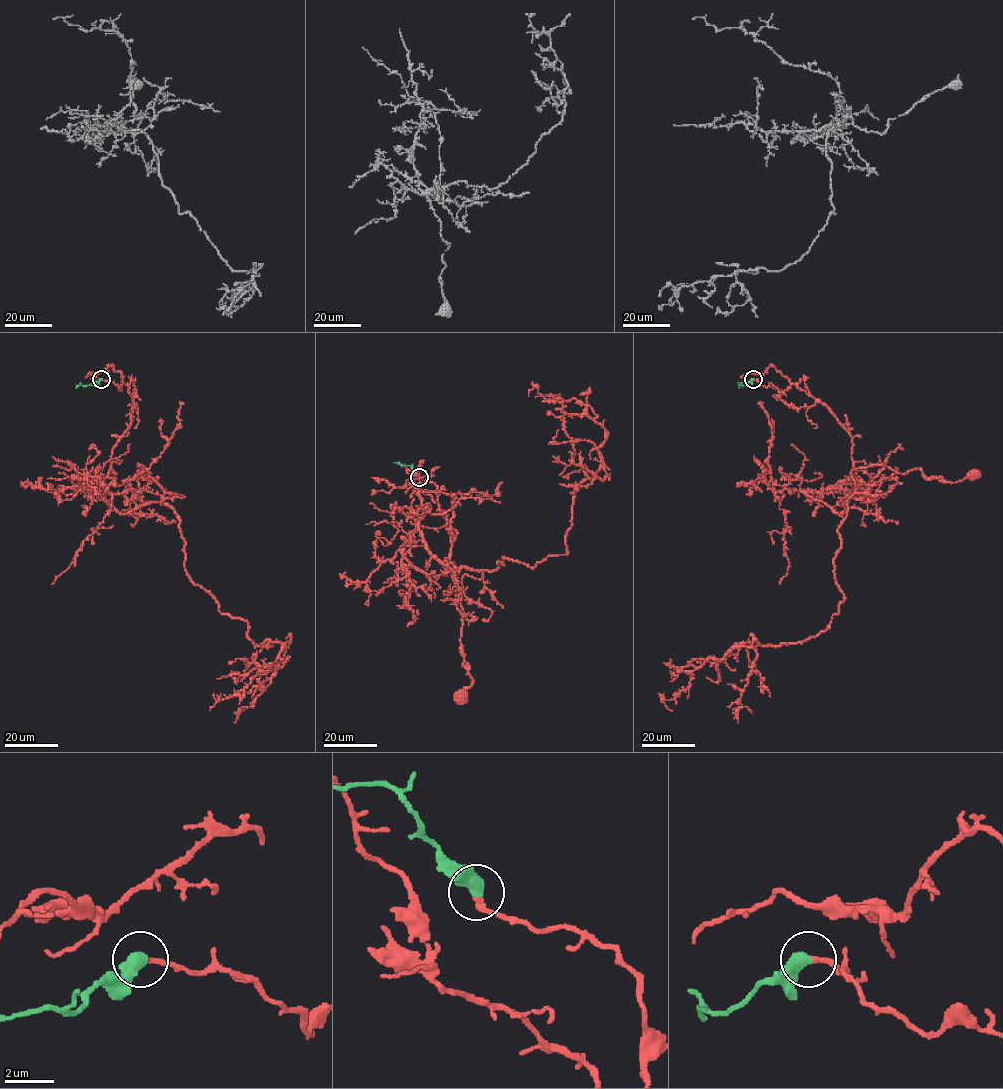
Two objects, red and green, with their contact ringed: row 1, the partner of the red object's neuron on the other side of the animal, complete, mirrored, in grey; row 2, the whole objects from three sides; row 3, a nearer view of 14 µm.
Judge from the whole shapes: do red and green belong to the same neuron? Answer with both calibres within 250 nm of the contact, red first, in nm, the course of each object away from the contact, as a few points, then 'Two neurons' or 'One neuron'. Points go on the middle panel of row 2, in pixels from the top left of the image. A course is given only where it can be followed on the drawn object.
Thickness 220 nm (red) against 600 nm. Course of red: (419, 477), (437, 486), (449, 561), (428, 576), (405, 557), (417, 530), (483, 577), (462, 577), (460, 696). Course of green: (419, 477), (410, 466), (393, 463). One neuron

